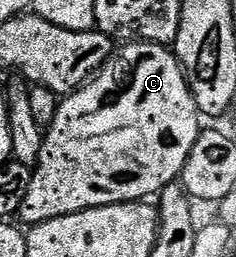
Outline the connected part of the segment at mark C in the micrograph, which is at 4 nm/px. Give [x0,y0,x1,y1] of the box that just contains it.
[20,42,202,224]

